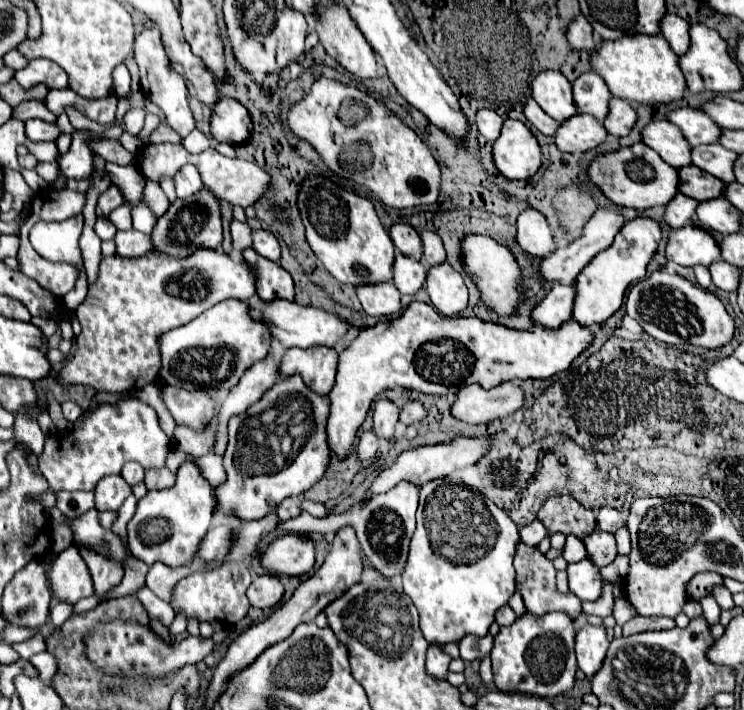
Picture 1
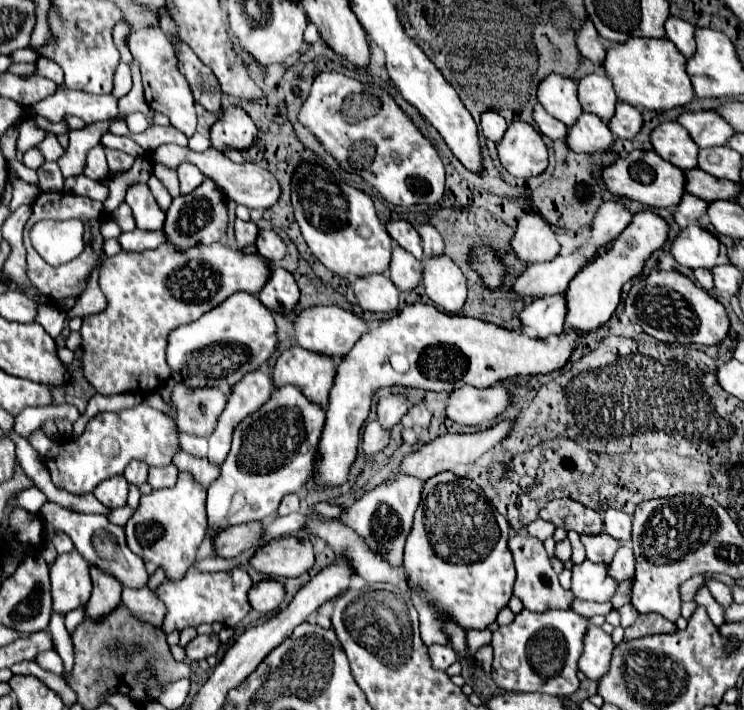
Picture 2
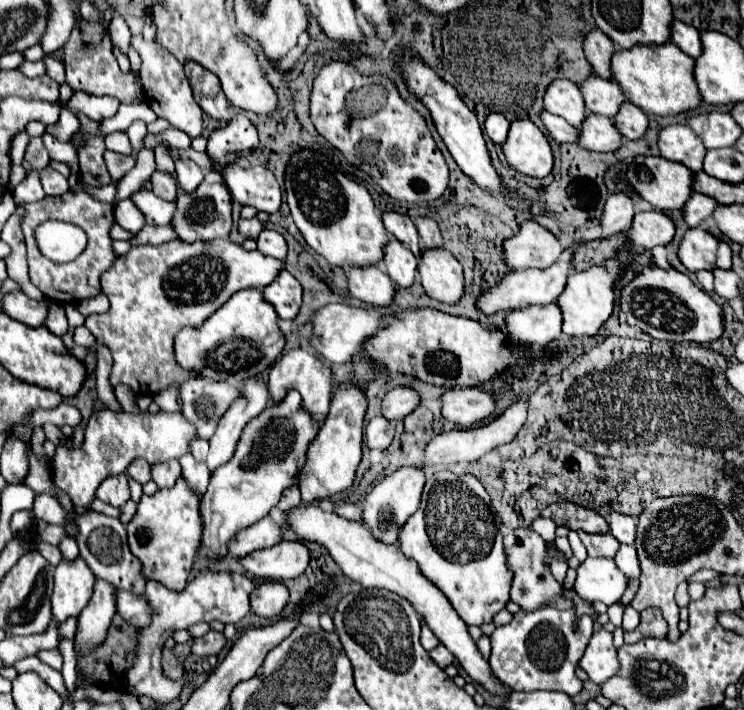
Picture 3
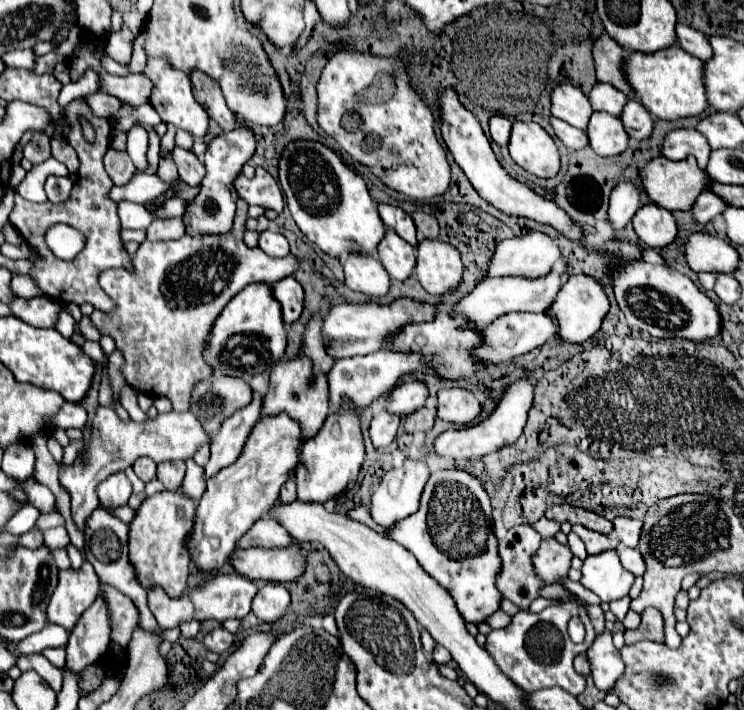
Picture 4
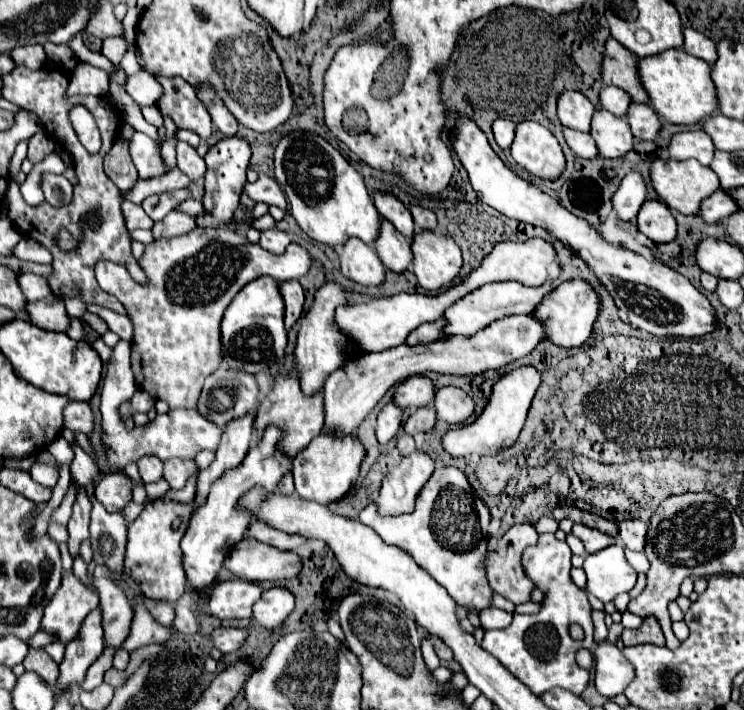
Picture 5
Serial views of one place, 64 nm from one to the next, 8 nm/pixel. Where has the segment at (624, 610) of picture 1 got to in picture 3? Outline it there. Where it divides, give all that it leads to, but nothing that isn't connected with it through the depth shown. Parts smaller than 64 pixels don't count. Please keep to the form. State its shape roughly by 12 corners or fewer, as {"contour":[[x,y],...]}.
{"contour":[[626,606],[622,628],[634,630],[640,622],[632,606]]}

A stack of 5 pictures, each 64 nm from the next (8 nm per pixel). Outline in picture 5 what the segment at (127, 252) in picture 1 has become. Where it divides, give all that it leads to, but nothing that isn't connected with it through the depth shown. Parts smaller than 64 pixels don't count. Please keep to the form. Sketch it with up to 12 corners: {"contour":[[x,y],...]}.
{"contour":[[170,212],[156,222],[154,238],[172,238],[192,232],[194,218]]}

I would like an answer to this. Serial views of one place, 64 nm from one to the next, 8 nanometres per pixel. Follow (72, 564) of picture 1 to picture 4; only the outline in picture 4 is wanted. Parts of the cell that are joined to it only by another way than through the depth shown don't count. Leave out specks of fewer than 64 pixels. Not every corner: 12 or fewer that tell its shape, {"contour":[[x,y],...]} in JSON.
{"contour":[[90,562],[60,570],[48,624],[72,632],[100,594]]}

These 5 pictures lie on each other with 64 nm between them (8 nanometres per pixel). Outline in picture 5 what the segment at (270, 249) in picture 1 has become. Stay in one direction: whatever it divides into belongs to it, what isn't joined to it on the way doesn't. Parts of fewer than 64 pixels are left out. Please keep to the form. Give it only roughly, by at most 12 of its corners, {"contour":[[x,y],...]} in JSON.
{"contour":[[276,228],[264,230],[260,246],[274,254],[290,244],[288,234]]}

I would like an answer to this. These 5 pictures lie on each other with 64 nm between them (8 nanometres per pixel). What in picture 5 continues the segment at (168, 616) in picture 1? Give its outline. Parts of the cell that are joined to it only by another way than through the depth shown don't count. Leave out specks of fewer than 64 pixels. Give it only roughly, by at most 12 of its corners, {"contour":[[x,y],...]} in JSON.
{"contour":[[74,560],[74,574],[100,596],[108,646],[120,646],[132,622],[132,606],[116,584],[88,576]]}

